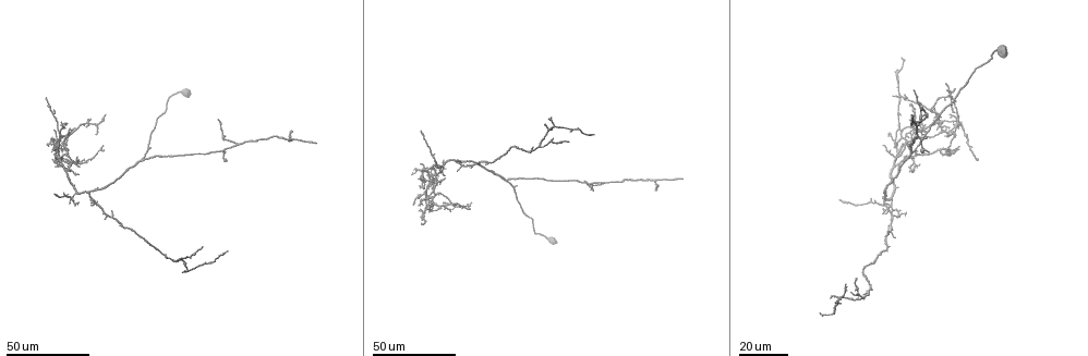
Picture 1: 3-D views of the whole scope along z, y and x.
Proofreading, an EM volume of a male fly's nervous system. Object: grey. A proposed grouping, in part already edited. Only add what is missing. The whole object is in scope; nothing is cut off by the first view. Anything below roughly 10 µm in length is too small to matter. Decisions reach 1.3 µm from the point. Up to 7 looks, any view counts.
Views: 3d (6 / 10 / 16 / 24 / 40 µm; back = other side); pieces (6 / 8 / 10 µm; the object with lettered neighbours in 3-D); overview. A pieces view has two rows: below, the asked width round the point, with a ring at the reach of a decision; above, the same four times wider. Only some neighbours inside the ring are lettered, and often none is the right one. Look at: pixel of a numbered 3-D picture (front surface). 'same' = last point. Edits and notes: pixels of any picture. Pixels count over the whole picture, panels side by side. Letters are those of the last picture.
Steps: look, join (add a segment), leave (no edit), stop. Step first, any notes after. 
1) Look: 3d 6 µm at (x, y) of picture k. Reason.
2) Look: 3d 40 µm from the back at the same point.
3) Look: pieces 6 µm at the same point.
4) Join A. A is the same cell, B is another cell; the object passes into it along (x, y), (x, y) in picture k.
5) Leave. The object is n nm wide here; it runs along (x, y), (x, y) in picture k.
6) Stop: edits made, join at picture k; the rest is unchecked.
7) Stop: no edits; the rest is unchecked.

Look: 3d 40 µm at (567, 140) of picture 1. Tapers out.

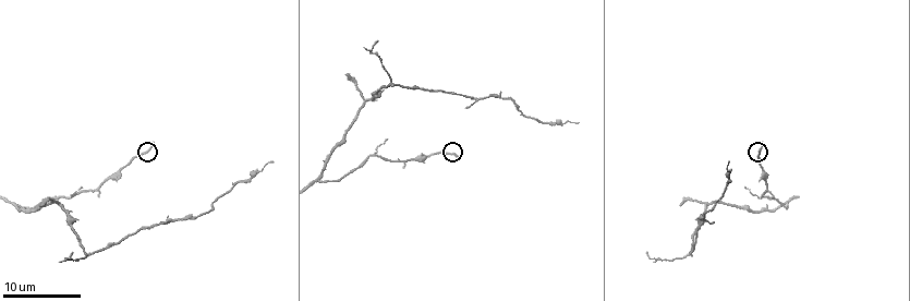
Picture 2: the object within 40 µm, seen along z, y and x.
Look: 3d 10 µm at (457, 156) of picture 2. Zoom in.

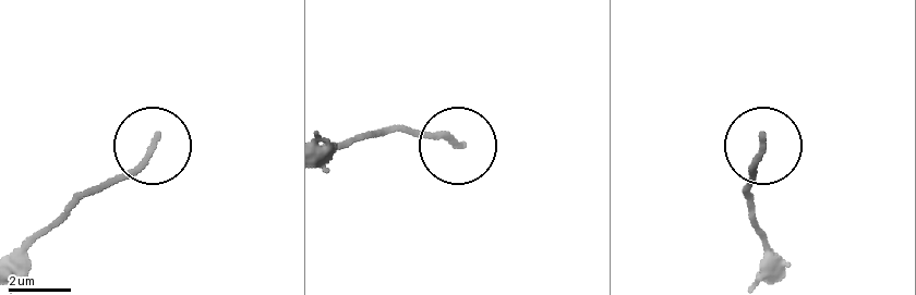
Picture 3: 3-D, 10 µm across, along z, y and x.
Look: pieces 10 µm at (762, 134) of picture 3.

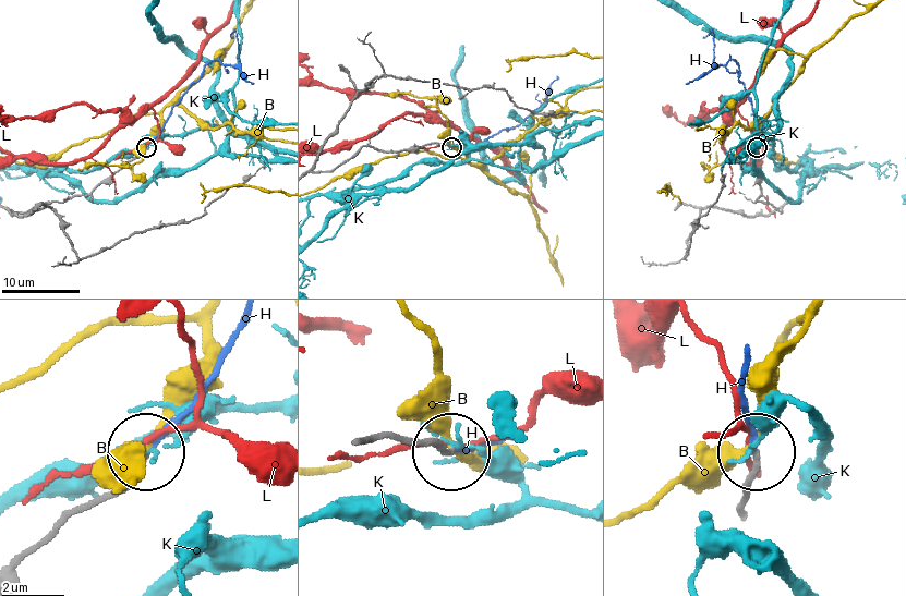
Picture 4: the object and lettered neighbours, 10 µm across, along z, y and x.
Leave. B, H, K and L are other cells; it runs along (369, 440), (445, 448) in picture 4; no lettered segment goes on from it.

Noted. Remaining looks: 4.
Look: pieces 8 µm at (680, 203) of picture 2. An open end.

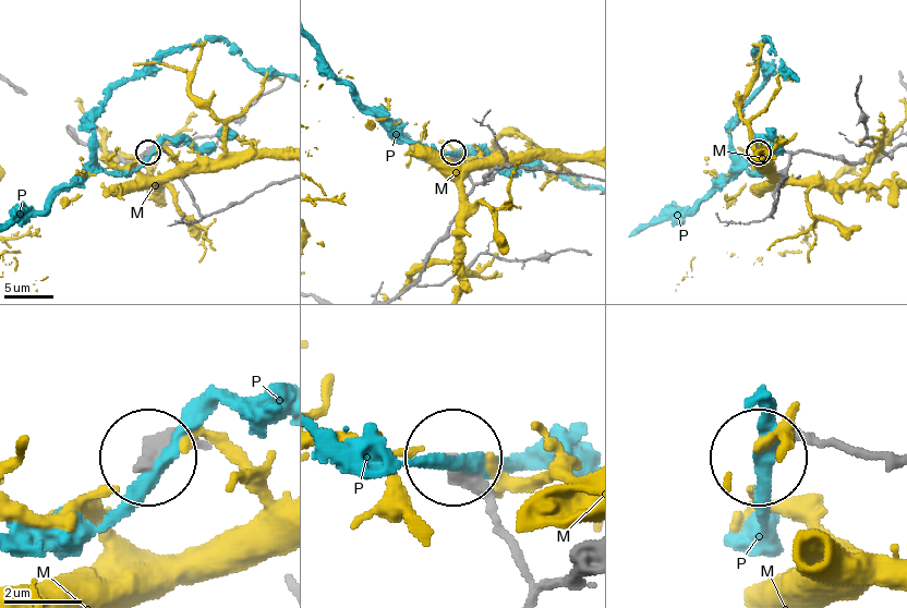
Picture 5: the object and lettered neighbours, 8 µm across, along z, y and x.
Leave. The object is 290 nm wide here; M and P are other cells; none of them fits.

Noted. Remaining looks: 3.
Look: 3d 40 µm at (683, 178) of picture 1. End of a long branch.

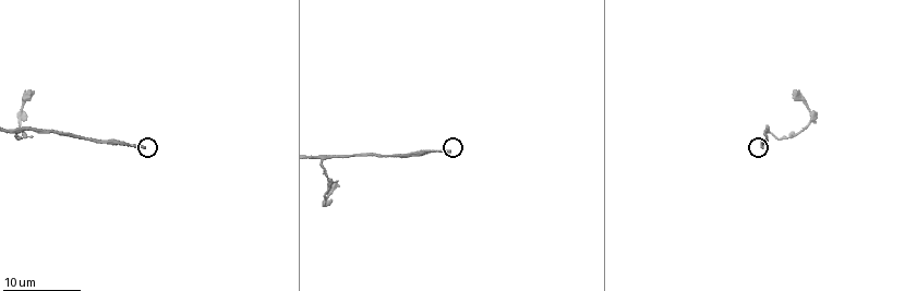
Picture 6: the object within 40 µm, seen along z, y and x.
Look: pieces 6 µm at (447, 153) of picture 6. See the neighbours.

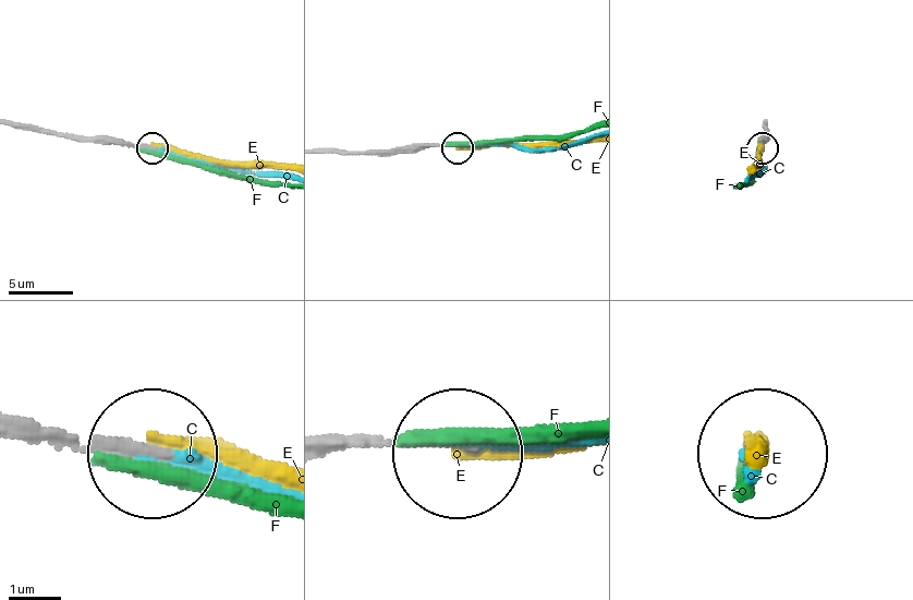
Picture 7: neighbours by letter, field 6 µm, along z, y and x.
Join C. The object is 230 nm wide here; C is the same cell, E and F are other cells; the object passes into it along (330, 453), (365, 440), (586, 440) in picture 7; it goes on there.

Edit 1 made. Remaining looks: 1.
Stop: edits made, join at picture 7; the rest is unchecked.

